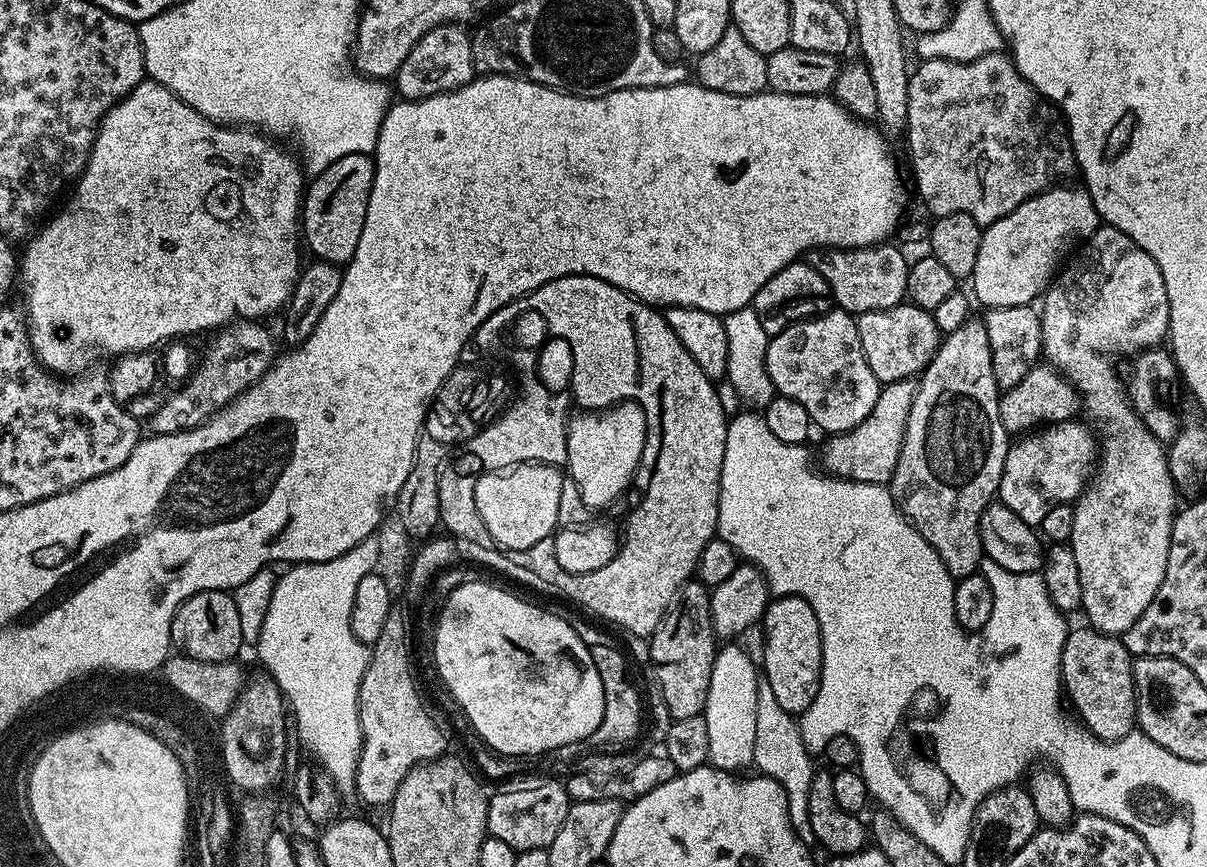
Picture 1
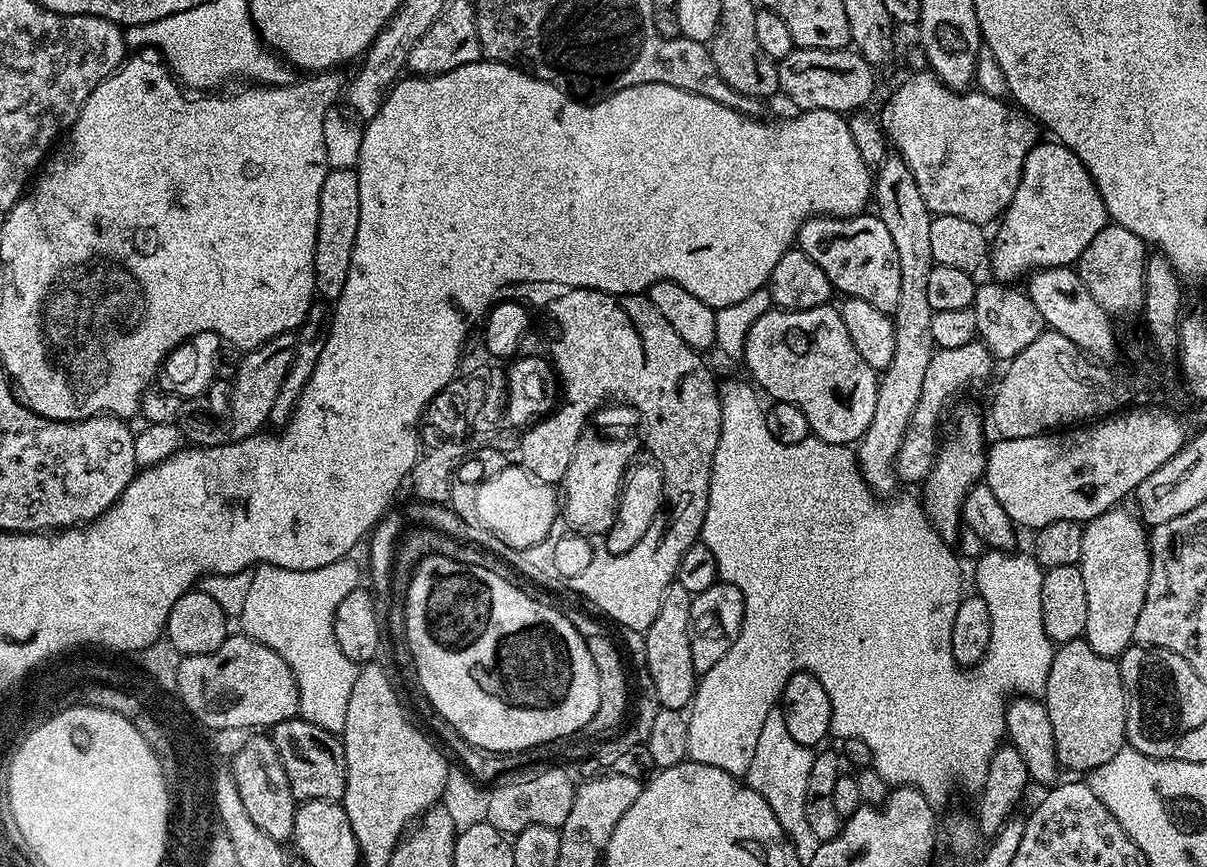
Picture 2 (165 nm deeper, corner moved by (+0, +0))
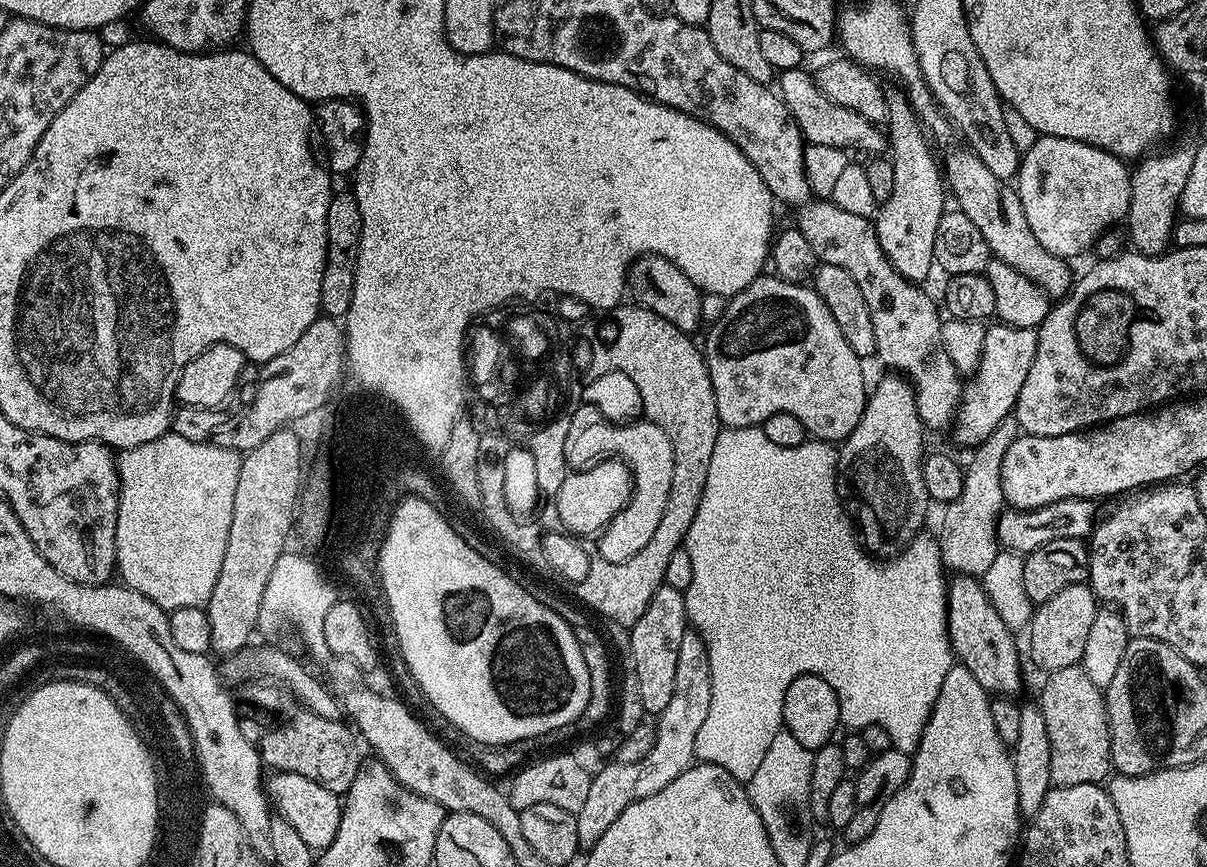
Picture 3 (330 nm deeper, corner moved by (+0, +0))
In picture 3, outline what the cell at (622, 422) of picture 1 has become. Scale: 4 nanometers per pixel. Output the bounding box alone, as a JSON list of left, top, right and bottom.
[554,458,632,538]

